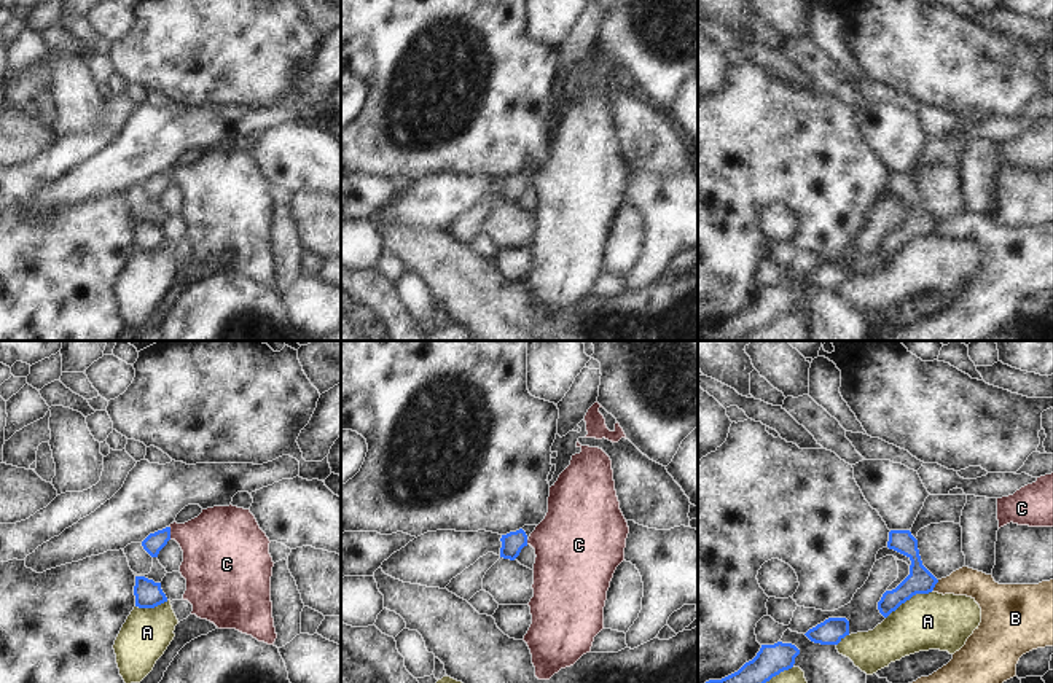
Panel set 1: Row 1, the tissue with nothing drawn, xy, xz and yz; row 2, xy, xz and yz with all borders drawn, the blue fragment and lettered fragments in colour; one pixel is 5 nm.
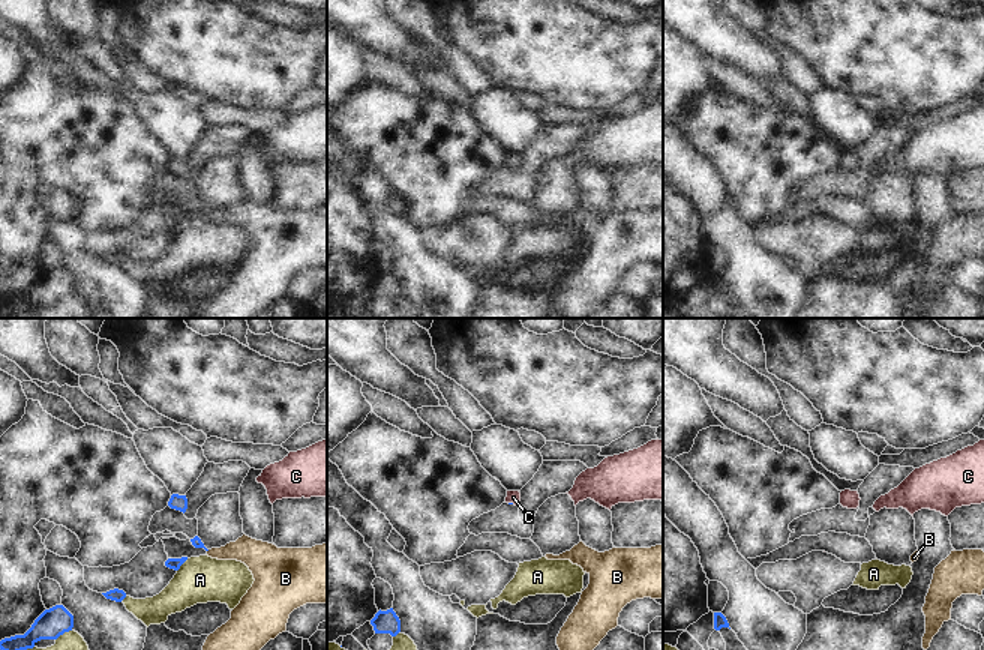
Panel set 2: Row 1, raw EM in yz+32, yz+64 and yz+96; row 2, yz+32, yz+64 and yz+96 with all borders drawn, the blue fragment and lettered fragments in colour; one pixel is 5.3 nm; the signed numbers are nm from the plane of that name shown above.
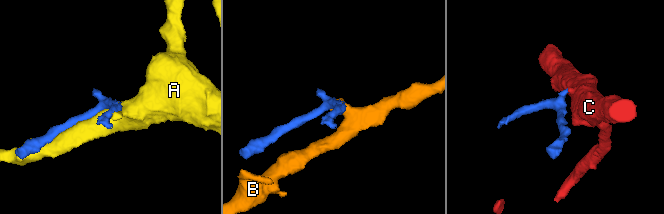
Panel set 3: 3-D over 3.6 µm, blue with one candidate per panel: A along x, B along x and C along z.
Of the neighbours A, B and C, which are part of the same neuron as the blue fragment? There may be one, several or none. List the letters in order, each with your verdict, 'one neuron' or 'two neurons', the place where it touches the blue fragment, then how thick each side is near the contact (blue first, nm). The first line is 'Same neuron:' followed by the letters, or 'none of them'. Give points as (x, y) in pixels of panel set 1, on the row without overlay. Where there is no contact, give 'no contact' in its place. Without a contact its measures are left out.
Same neuron: C
A: two neurons; meets blue in yz at (908, 242); 130 nm thick on the blue side, 280 nm on the other
B: two neurons; meets blue in yz at (935, 226); 130 nm thick on the blue side, 140 nm on the other
C: one neuron; meets blue in xy at (169, 175); 100 nm thick on the blue side, 360 nm on the other

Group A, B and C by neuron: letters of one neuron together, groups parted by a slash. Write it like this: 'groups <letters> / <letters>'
groups A / B / C

